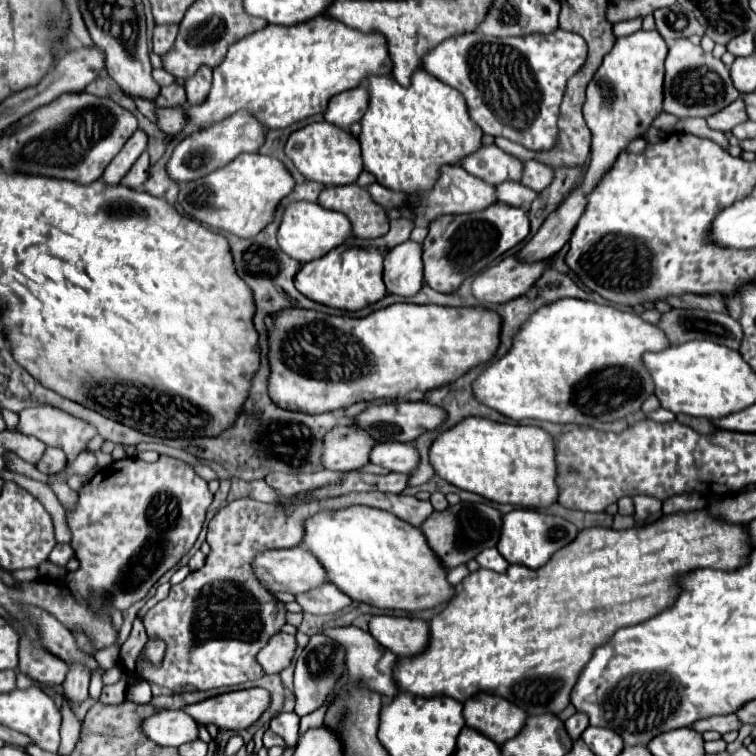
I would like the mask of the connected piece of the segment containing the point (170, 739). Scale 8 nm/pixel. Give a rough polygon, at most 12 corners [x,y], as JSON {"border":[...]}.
{"border":[[162,710],[142,722],[160,746],[198,738],[198,722],[182,710]]}

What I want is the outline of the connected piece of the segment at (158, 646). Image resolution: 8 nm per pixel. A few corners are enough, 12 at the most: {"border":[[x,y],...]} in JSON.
{"border":[[150,640],[144,646],[144,656],[160,660],[164,656],[164,644]]}

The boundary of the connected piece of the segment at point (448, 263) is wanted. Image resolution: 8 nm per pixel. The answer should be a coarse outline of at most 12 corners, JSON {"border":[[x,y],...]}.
{"border":[[522,208],[438,216],[424,282],[450,294],[520,244]]}

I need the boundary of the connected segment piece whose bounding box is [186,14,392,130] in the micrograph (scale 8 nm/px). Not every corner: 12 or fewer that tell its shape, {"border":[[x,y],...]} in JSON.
{"border":[[326,14],[234,42],[188,120],[270,130],[392,74],[382,34]]}

